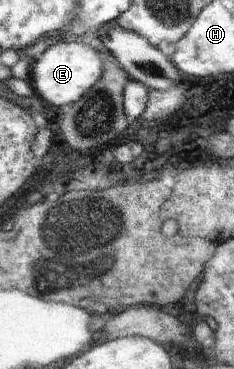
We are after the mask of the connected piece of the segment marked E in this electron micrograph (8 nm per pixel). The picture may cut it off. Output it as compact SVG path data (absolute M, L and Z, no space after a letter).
M64 37L56 44L50 45L42 54L42 58L32 62L31 77L34 90L38 90L40 98L52 106L62 108L74 104L98 82L103 71L102 61L105 55L98 43L87 45Z

